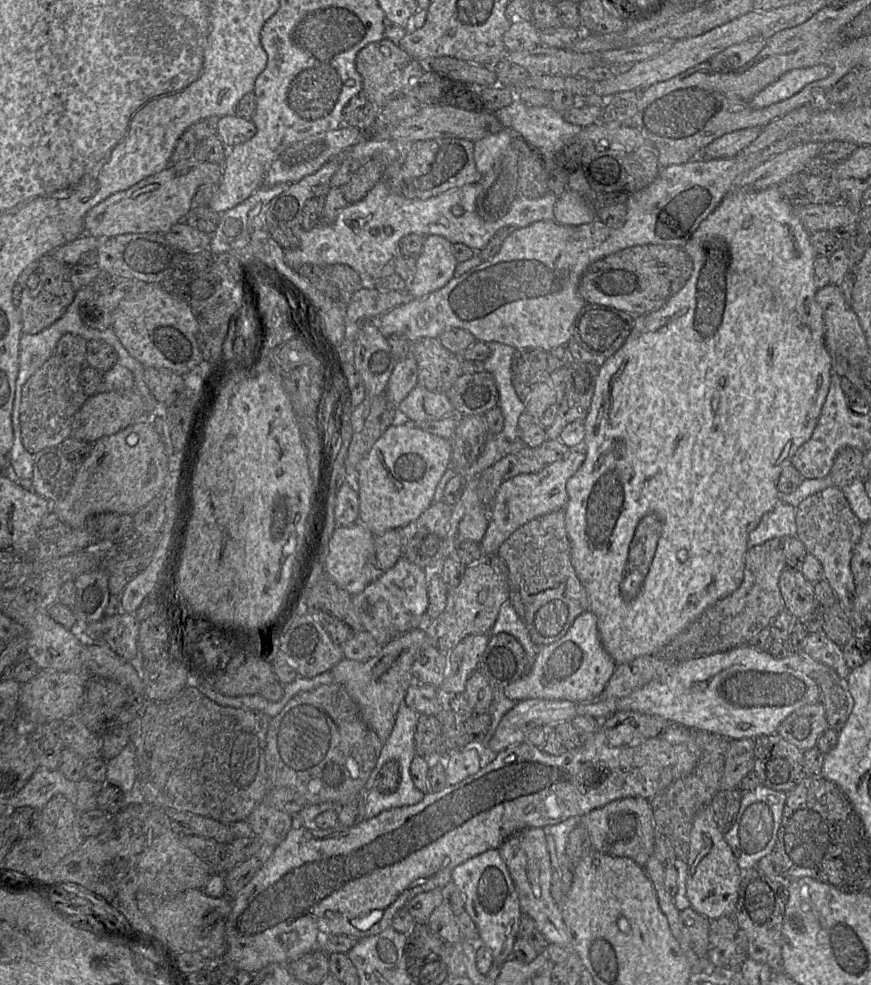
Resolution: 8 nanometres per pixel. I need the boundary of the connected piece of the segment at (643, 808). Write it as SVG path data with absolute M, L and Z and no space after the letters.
M642 797L614 800L582 816L581 824L587 829L593 850L600 853L633 859L644 867L654 852L655 836L650 801Z

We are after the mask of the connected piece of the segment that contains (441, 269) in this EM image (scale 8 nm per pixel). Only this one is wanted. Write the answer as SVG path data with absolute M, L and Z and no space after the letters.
M440 235L425 237L422 251L416 259L415 273L407 286L411 297L419 298L438 290L454 277L458 261L453 254L452 246L450 241Z

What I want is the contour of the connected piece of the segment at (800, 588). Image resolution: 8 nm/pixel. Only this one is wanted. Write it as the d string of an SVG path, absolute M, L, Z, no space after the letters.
M785 568L779 578L785 610L801 620L815 611L814 584L800 570Z

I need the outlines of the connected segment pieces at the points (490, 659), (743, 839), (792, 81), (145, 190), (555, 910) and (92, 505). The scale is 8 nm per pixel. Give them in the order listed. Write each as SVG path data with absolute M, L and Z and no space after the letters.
M499 633L490 636L478 669L486 677L495 692L525 675L527 655L522 644L511 634Z
M763 784L752 791L743 791L735 822L724 834L742 871L756 867L763 857L776 850L786 799L787 792L772 790Z
M816 65L788 71L777 81L758 92L750 104L755 109L768 107L790 98L809 83L822 80L831 73L832 68L827 65Z
M193 159L169 164L127 190L112 194L91 208L84 217L84 234L110 238L126 233L166 233L173 225L182 222L193 207L196 190L204 183L219 183L223 163L198 162Z
M535 827L521 830L507 838L498 850L517 890L522 915L526 914L534 920L536 930L549 944L570 947L570 937L560 906L551 895L552 867L545 829Z
M145 416L119 432L93 443L87 458L77 467L66 496L51 503L50 511L66 525L84 527L87 519L101 513L134 515L159 496L168 475L165 446L154 430L154 417Z

